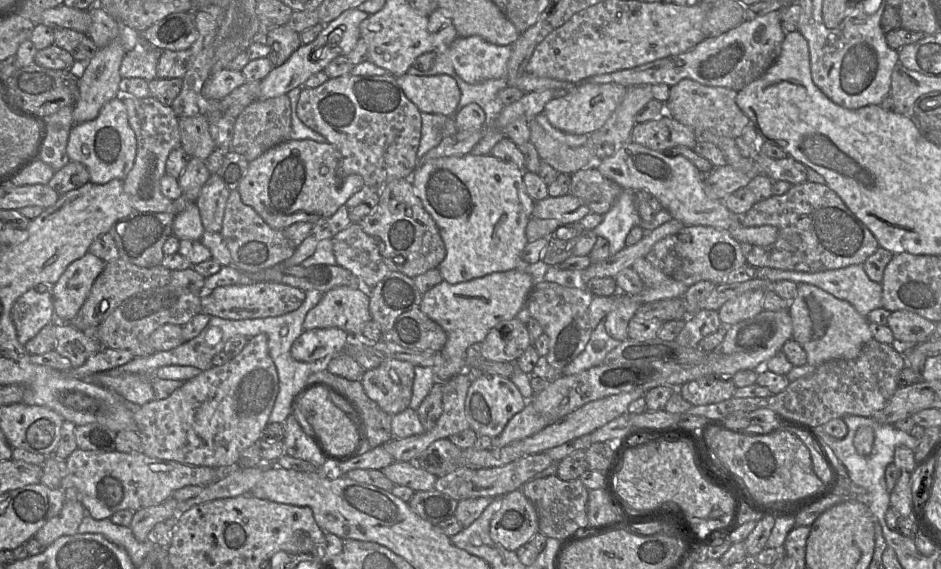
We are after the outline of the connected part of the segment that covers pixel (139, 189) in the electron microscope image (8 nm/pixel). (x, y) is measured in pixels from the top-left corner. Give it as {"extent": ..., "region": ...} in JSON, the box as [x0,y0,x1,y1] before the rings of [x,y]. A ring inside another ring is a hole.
{"extent":[119,91,181,212],"region":[[[119,91],[126,106],[128,121],[135,133],[137,153],[134,166],[123,181],[124,192],[129,196],[134,211],[168,212],[172,200],[161,192],[161,179],[166,174],[166,161],[170,152],[181,146],[179,118],[171,106],[148,96],[137,98]]]}

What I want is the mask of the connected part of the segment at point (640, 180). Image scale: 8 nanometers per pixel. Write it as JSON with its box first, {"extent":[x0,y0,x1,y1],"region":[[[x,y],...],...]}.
{"extent":[595,140,779,246],"region":[[[629,140],[618,145],[612,156],[595,162],[600,173],[617,182],[624,190],[646,190],[652,193],[672,216],[688,225],[710,225],[726,230],[740,244],[750,243],[768,246],[779,235],[775,226],[762,225],[746,227],[740,222],[740,216],[731,212],[725,205],[725,199],[711,198],[705,191],[704,174],[684,156],[669,156]]]}

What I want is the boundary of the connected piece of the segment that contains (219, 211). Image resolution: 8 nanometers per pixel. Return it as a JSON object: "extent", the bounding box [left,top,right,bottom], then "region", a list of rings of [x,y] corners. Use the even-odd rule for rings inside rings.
{"extent":[195,173,230,232],"region":[[[217,173],[209,176],[195,202],[205,231],[221,232],[230,192]]]}

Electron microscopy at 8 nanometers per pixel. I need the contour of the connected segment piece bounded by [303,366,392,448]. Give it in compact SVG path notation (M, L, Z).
M316 366L303 386L321 384L343 395L359 416L365 442L371 448L384 445L392 439L391 417L365 393L360 381L351 381L334 375L323 366Z

